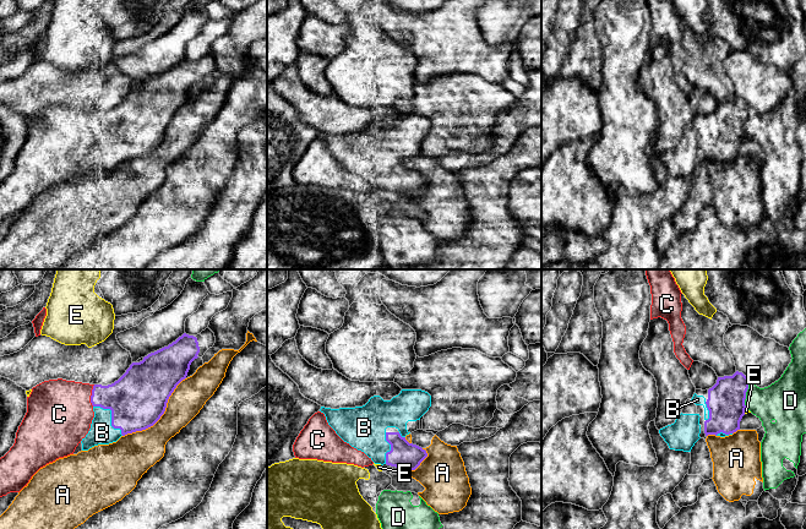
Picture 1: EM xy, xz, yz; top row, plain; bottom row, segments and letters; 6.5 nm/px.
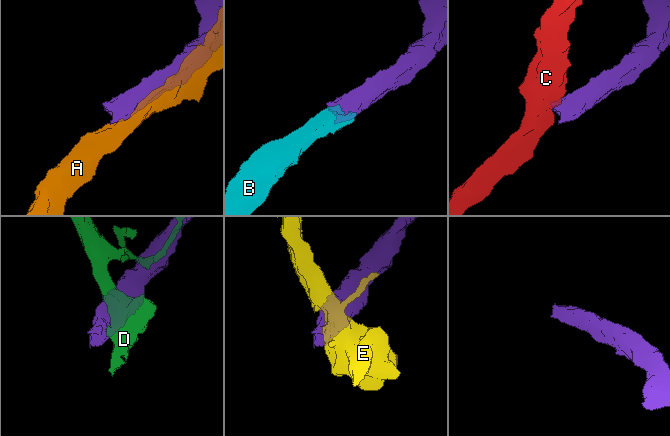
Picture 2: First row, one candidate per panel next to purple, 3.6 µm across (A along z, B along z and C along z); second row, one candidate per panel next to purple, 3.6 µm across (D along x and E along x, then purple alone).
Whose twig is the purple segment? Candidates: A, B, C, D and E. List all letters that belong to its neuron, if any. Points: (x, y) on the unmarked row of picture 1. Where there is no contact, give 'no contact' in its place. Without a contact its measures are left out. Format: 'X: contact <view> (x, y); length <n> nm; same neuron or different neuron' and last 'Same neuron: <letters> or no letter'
A: contact xy (161, 141); length 550 nm; different neuron
B: contact xy (112, 142); length 280 nm; same neuron
C: contact xy (91, 121); length 140 nm; different neuron
D: contact yz (745, 121); length 180 nm; different neuron
E: contact yz (744, 136); length 40 nm; different neuron
Same neuron: B

